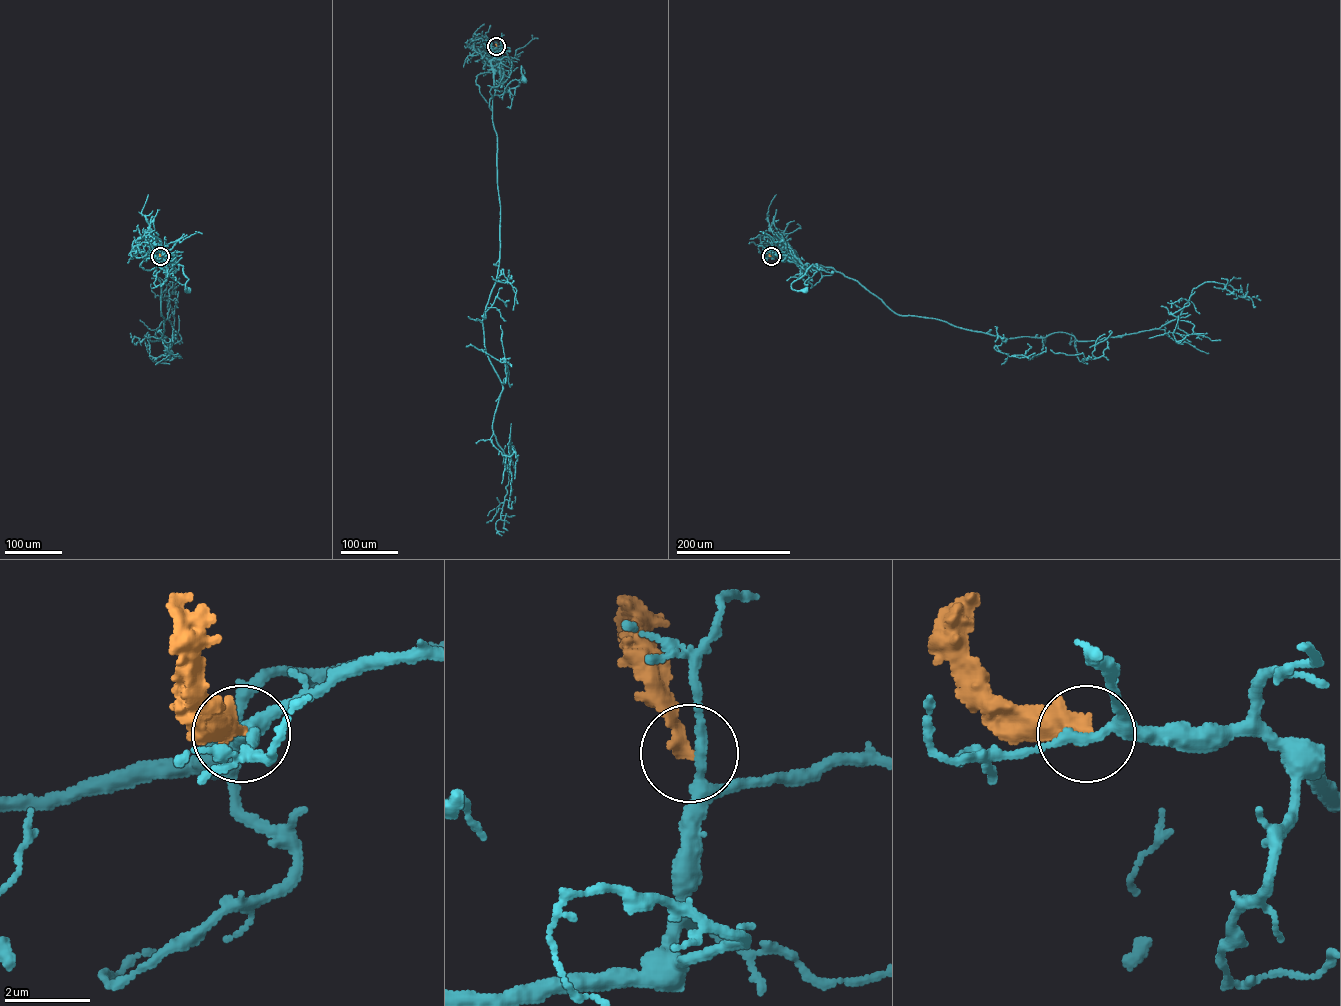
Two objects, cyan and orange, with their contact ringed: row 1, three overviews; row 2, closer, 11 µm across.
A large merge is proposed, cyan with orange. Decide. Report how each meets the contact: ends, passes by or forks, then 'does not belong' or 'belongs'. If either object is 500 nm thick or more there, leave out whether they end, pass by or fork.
cyan passes by | orange ends | does not belong

